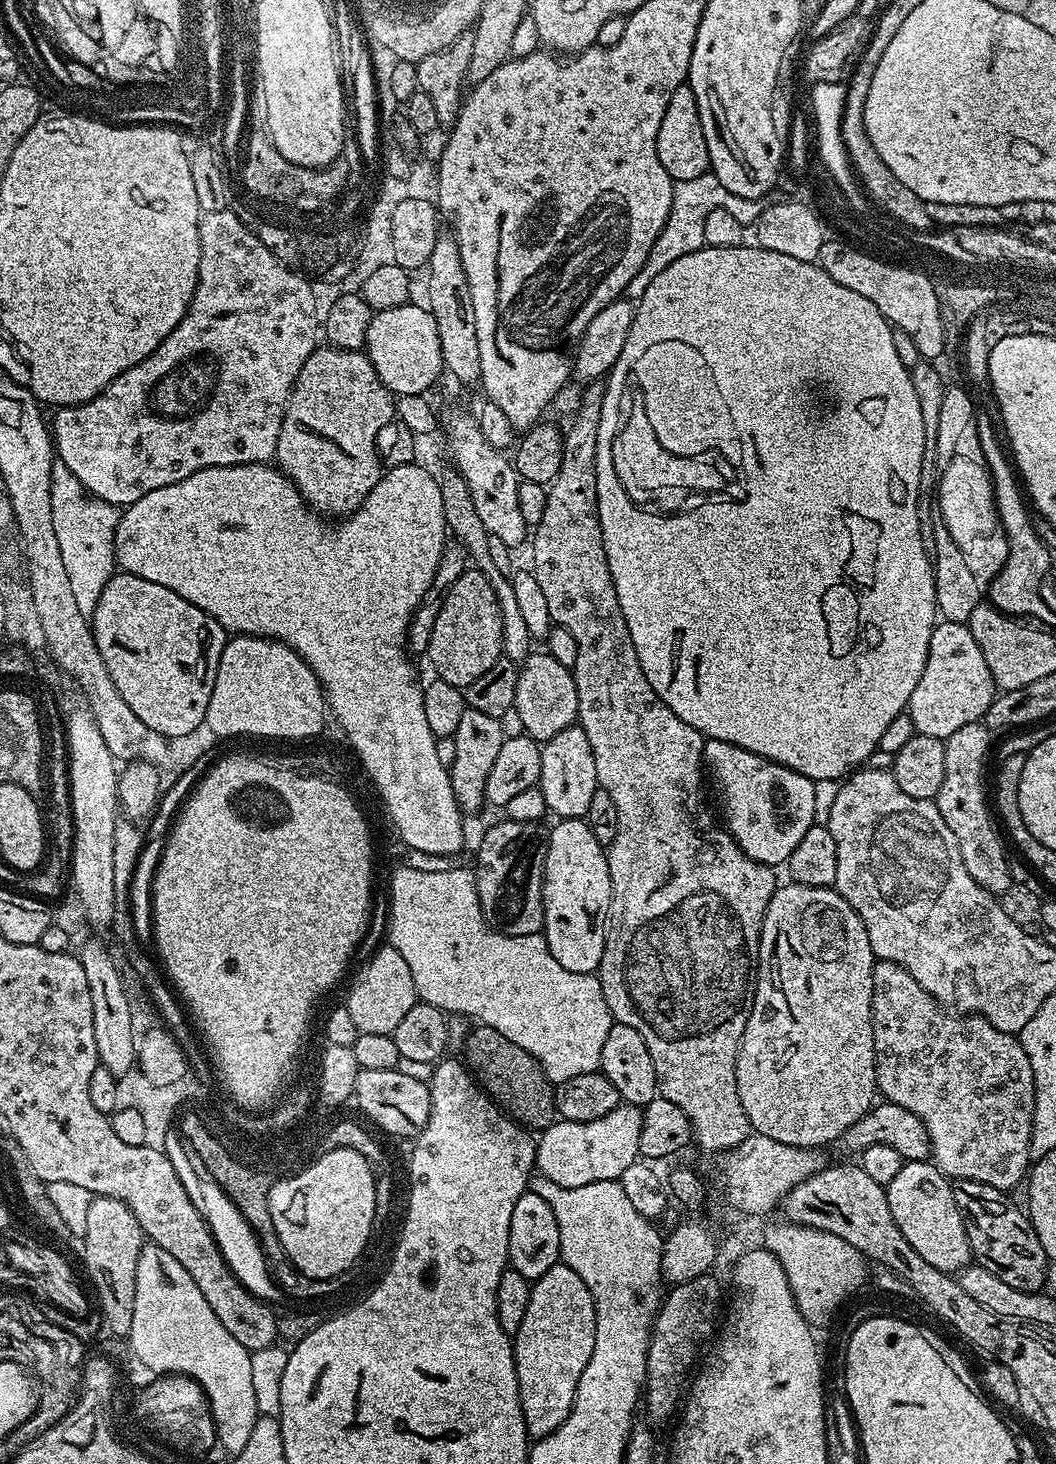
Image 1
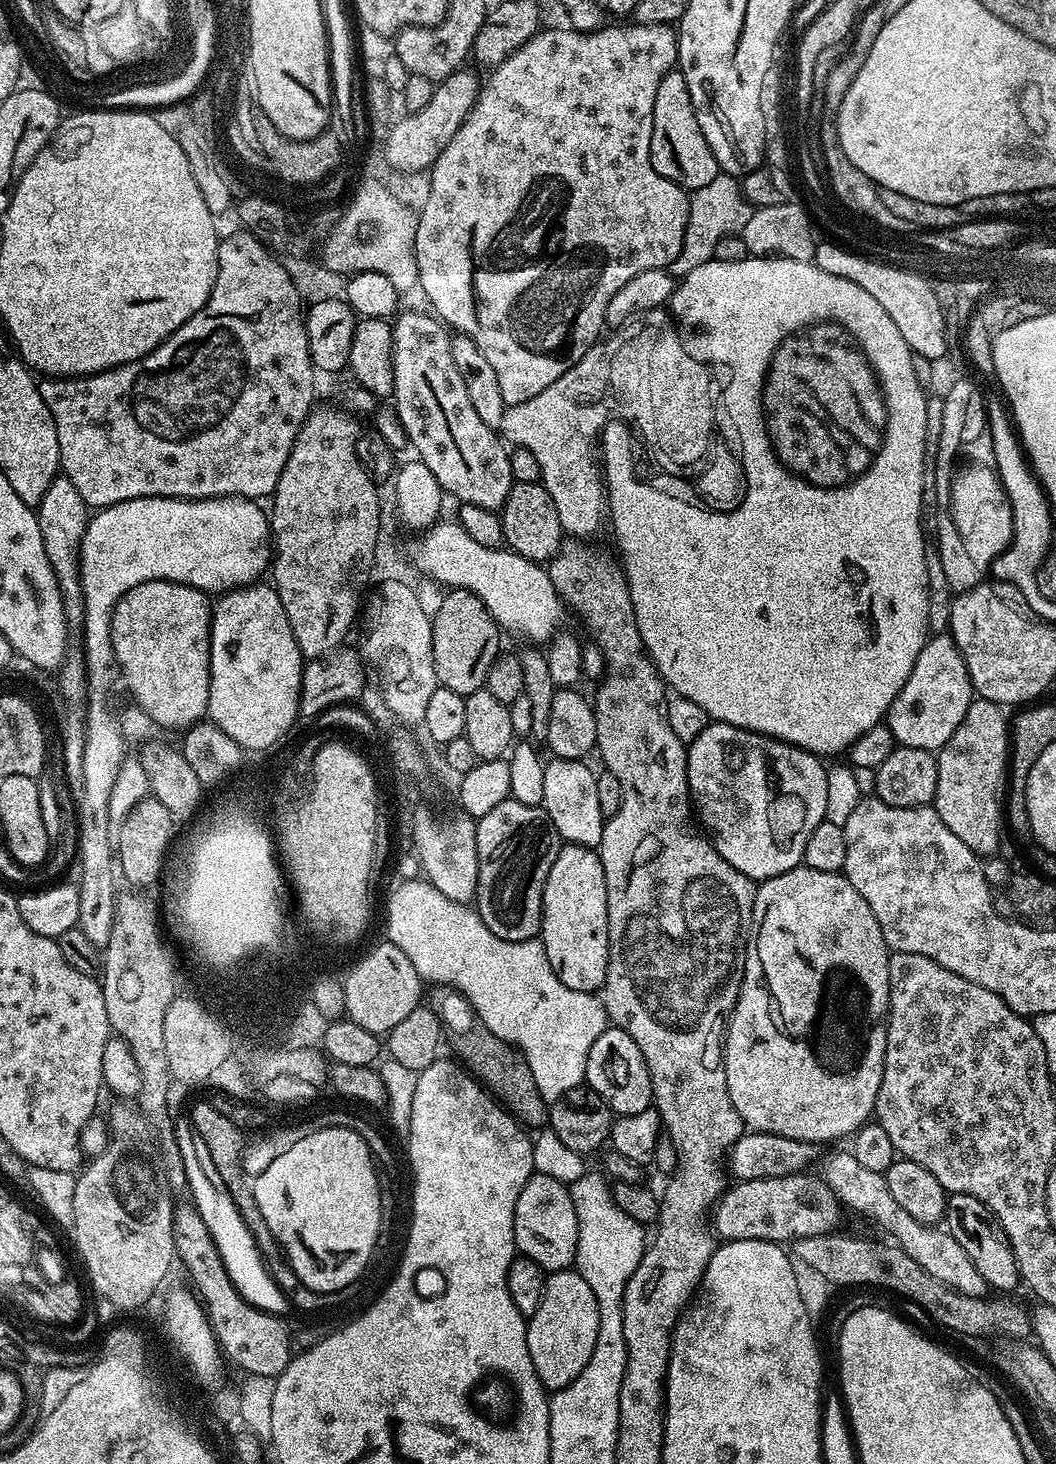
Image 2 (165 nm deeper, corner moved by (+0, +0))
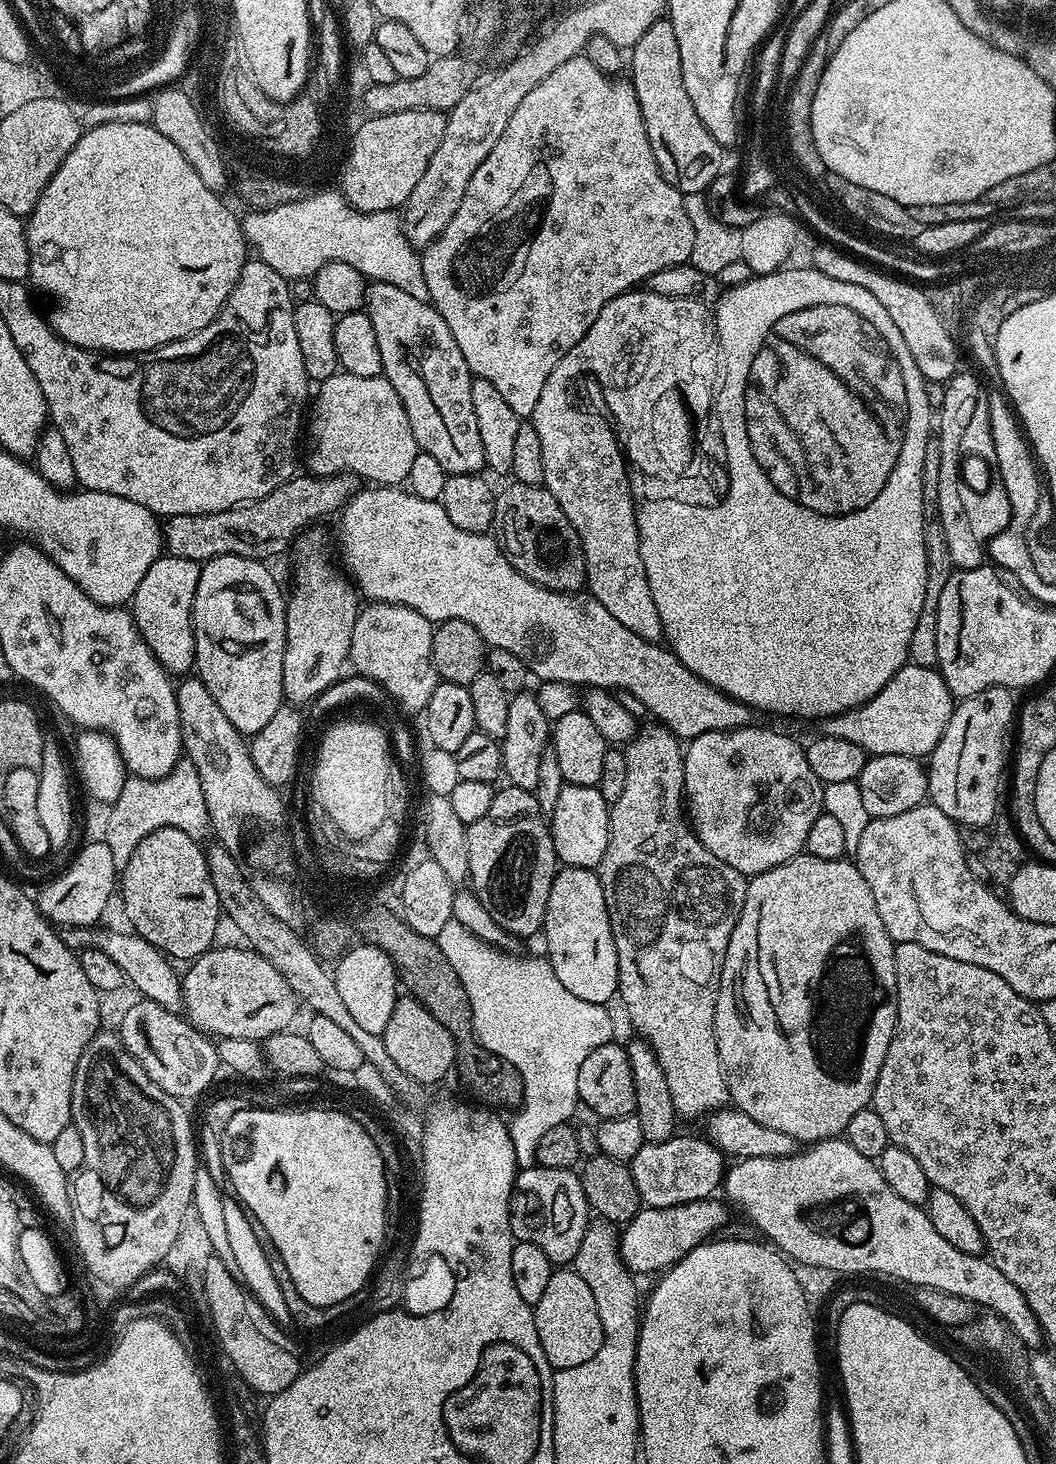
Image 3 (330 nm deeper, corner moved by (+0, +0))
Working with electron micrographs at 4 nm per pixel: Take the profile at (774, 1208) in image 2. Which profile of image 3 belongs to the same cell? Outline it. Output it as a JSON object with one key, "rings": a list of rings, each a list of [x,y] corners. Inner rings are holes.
{"rings":[[[709,1198],[665,1208],[641,1207],[633,1220],[623,1225],[619,1233],[620,1261],[633,1274],[639,1272],[660,1274],[671,1268],[687,1252],[715,1237],[719,1229],[729,1222],[729,1205],[723,1199],[720,1199],[721,1201],[716,1199]]]}

